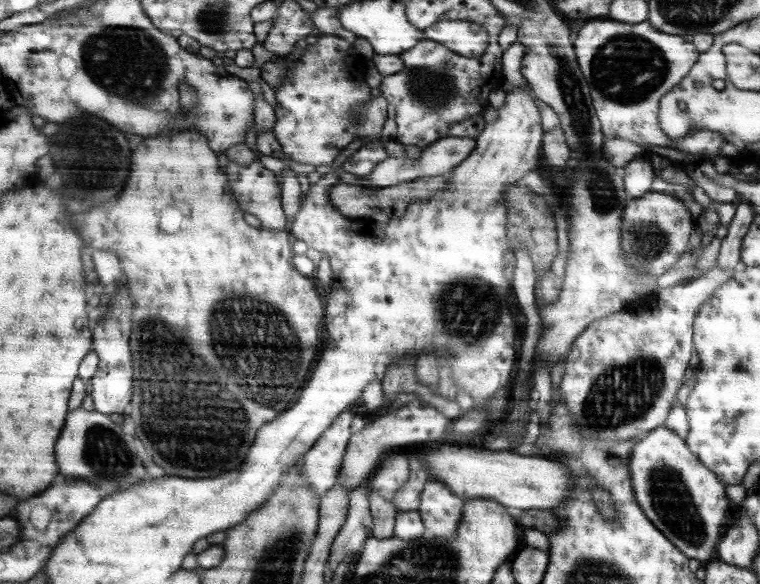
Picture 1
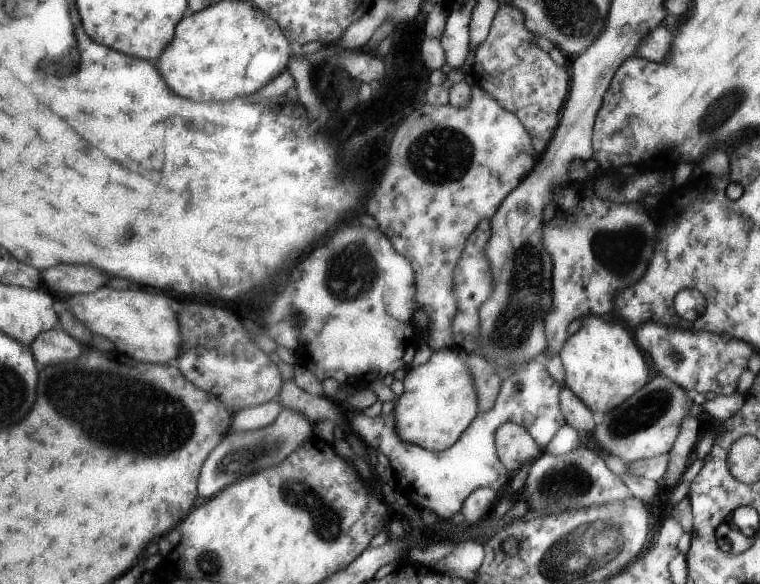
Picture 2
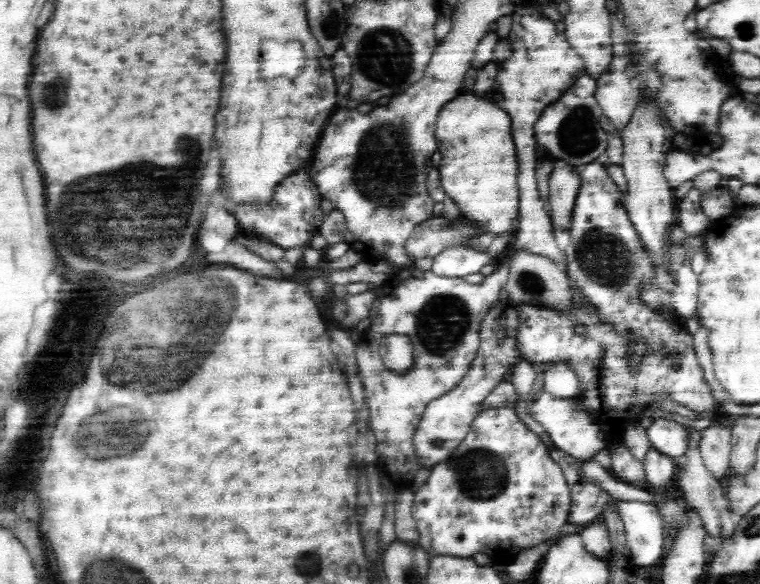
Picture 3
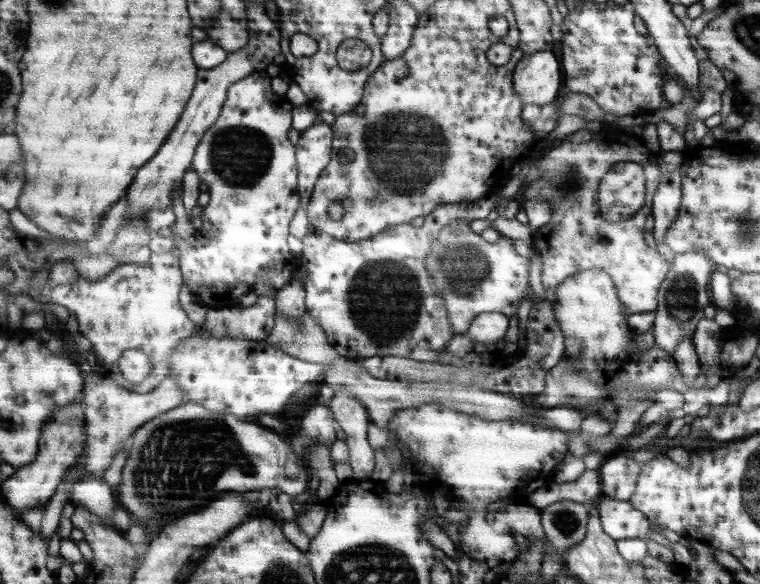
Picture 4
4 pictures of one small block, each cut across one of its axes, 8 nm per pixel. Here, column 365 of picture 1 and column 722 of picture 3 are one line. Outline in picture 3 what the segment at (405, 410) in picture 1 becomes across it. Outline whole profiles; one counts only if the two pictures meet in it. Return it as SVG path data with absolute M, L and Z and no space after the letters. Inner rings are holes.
M718 422L711 423L700 432L697 449L712 476L724 480L730 470L731 430Z

